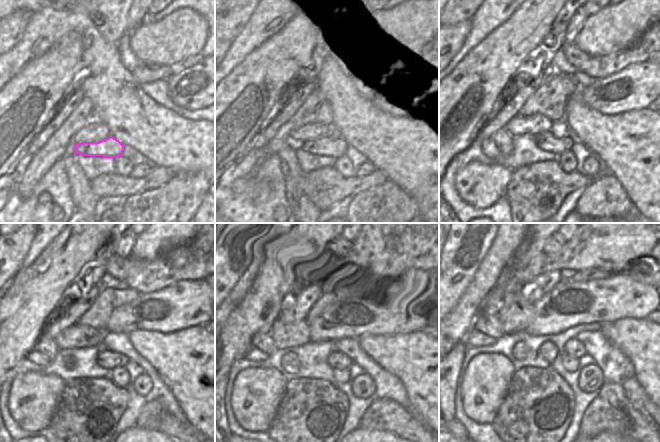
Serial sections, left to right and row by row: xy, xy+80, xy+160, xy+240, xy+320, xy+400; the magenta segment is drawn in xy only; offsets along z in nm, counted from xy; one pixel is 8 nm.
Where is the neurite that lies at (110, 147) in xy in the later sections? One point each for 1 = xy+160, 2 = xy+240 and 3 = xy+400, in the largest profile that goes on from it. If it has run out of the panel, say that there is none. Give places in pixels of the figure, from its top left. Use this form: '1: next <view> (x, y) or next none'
1: next xy+160 (546, 141)
2: next xy+240 (106, 359)
3: next xy+400 (574, 348)

